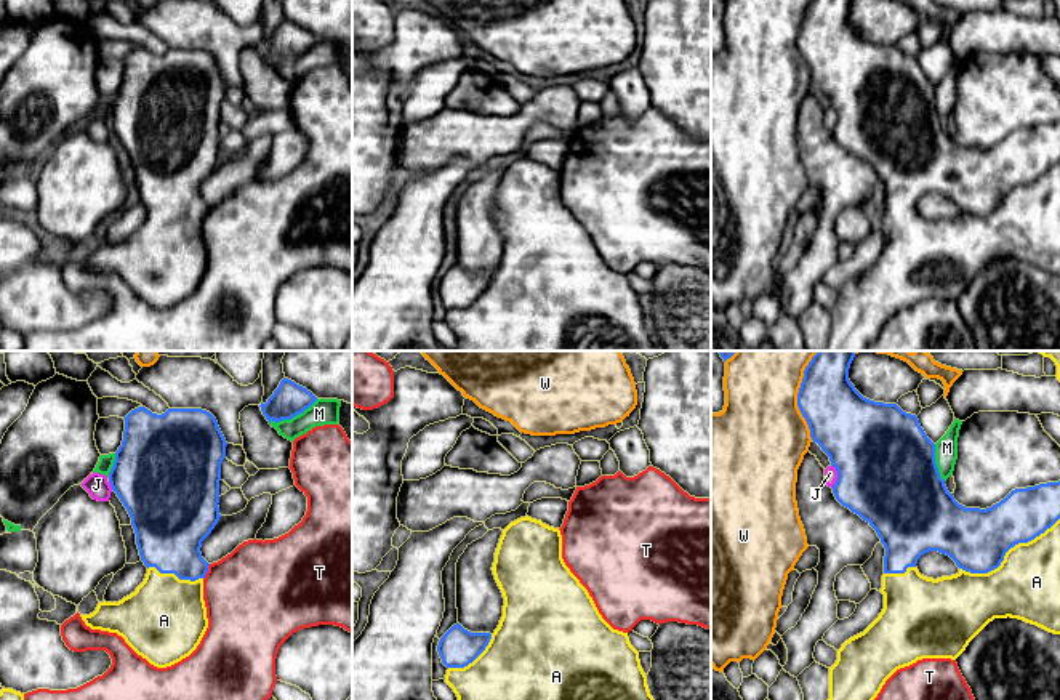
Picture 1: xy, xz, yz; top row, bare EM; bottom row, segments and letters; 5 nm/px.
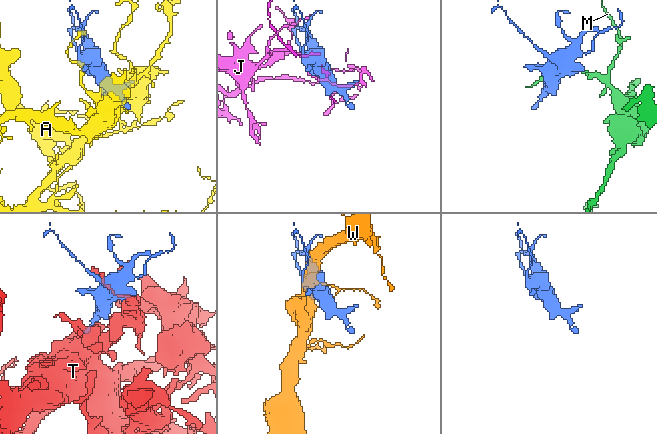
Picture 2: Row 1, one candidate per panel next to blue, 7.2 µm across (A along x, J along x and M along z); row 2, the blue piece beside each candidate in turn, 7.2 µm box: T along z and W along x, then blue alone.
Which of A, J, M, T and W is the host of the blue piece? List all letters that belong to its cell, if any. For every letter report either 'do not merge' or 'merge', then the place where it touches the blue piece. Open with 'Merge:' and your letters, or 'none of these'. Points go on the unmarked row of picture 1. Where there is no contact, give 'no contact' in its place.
Merge: A
A: merge | yz (1006, 193)
J: do not merge | yz (838, 117)
M: do not merge | xy (293, 56)
T: do not merge | xy (207, 212)
W: do not merge | yz (798, 40)

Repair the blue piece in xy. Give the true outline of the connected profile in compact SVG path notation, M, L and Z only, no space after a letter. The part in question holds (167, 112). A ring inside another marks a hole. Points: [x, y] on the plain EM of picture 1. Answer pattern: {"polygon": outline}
{"polygon": "M138 48L123 61L123 82L109 123L131 159L147 215L130 237L99 243L93 255L80 258L91 271L122 277L151 306L167 309L189 298L208 269L203 219L210 205L200 189L221 159L219 122L227 83L216 59L202 50L168 50L157 56Z"}

